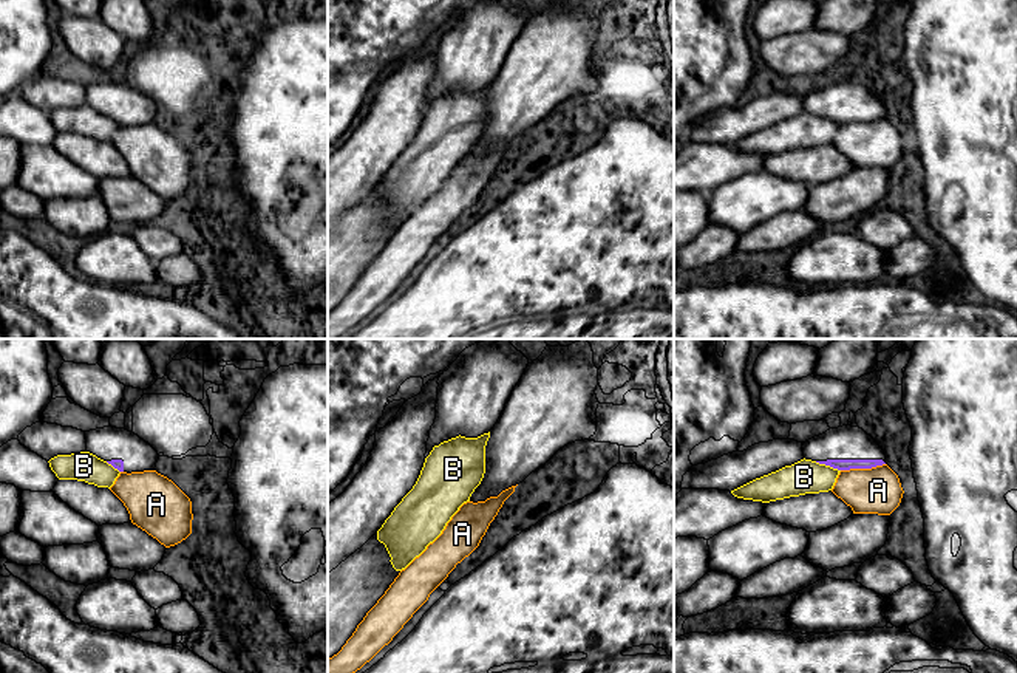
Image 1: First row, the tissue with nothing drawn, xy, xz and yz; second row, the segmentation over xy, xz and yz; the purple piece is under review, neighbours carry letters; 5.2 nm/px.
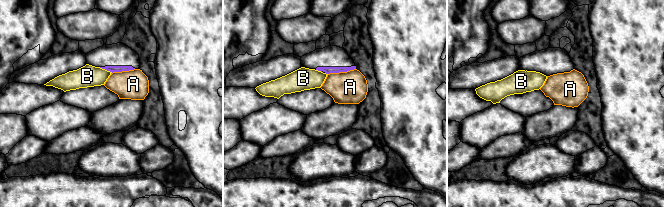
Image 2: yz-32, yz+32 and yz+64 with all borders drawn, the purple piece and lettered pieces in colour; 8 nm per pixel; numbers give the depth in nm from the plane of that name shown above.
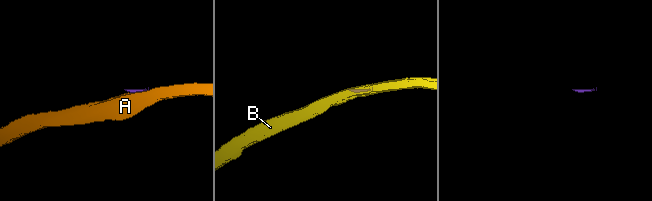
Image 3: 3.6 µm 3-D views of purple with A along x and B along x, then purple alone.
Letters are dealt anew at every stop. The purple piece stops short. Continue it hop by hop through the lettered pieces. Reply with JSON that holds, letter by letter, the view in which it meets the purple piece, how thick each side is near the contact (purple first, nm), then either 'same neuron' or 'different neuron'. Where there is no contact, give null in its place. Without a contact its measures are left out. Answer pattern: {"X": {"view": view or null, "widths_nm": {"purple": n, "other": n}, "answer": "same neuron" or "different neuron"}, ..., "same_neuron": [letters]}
{"A": {"view": "yz", "widths_nm": {"purple": 60, "other": 240}, "answer": "different neuron"}, "B": {"view": "yz", "widths_nm": {"purple": 60, "other": 180}, "answer": "different neuron"}, "same_neuron": []}

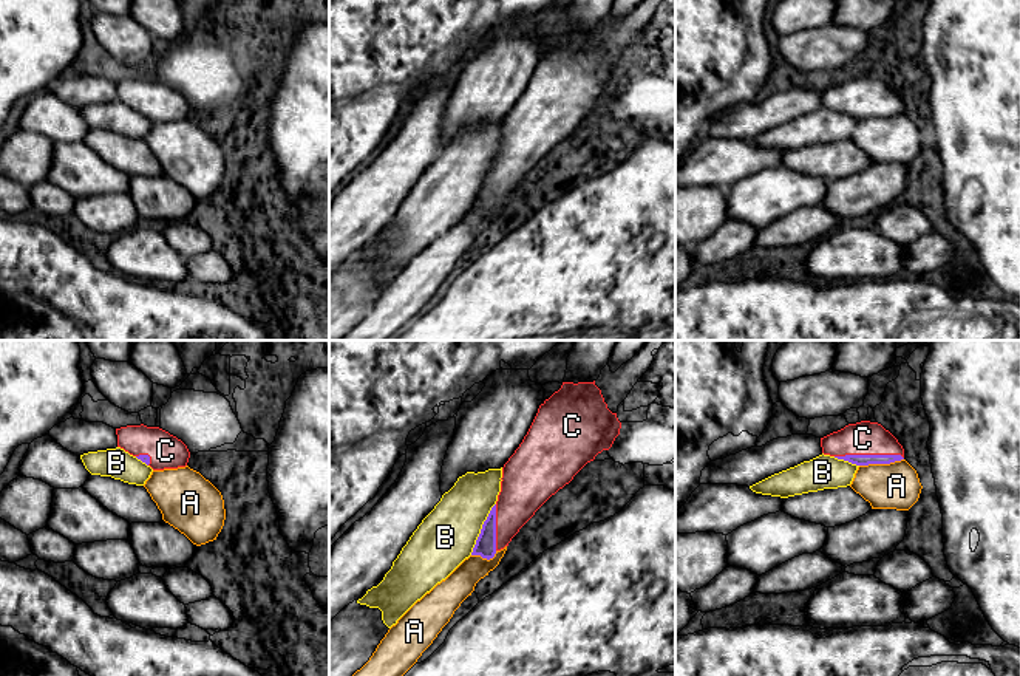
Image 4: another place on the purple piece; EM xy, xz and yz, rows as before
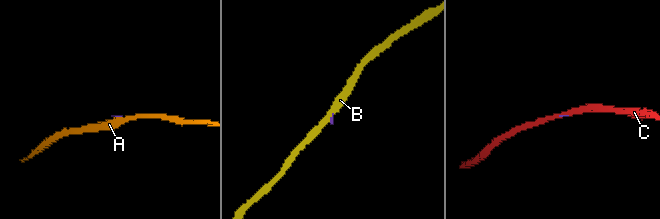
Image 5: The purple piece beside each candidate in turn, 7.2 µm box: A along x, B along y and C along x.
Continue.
{"A": {"view": "yz", "widths_nm": {"purple": 60, "other": 240}, "answer": "different neuron"}, "B": {"view": "xz", "widths_nm": {"purple": 110, "other": 300}, "answer": "different neuron"}, "C": {"view": "yz", "widths_nm": {"purple": 60, "other": 180}, "answer": "same neuron"}, "same_neuron": ["C"]}

